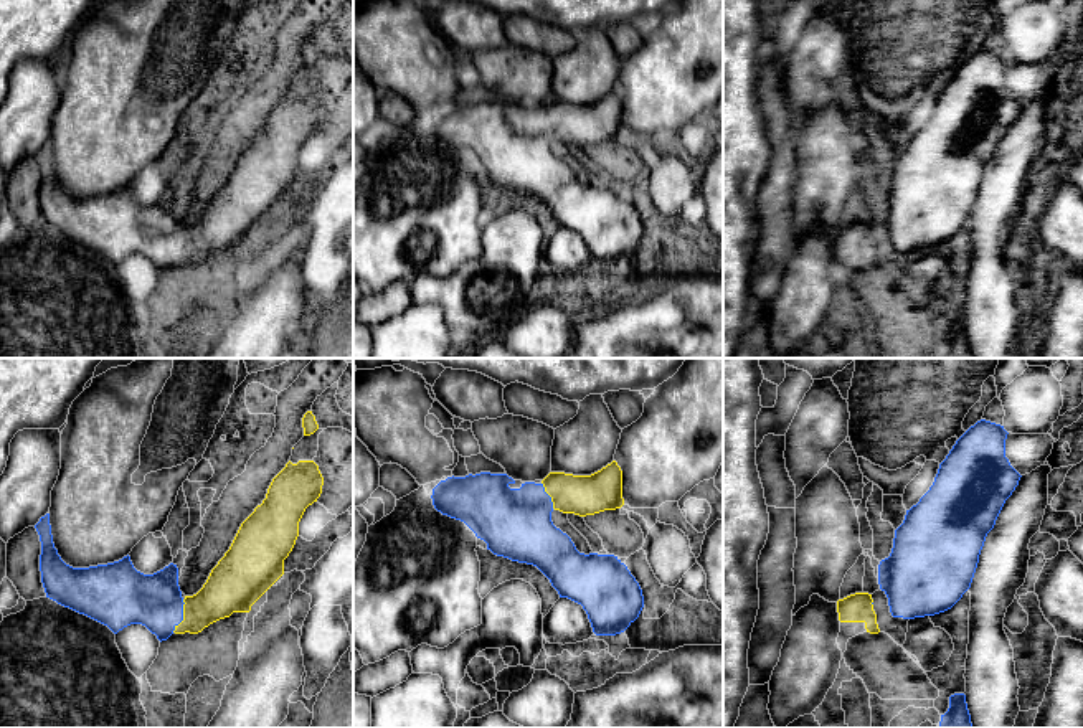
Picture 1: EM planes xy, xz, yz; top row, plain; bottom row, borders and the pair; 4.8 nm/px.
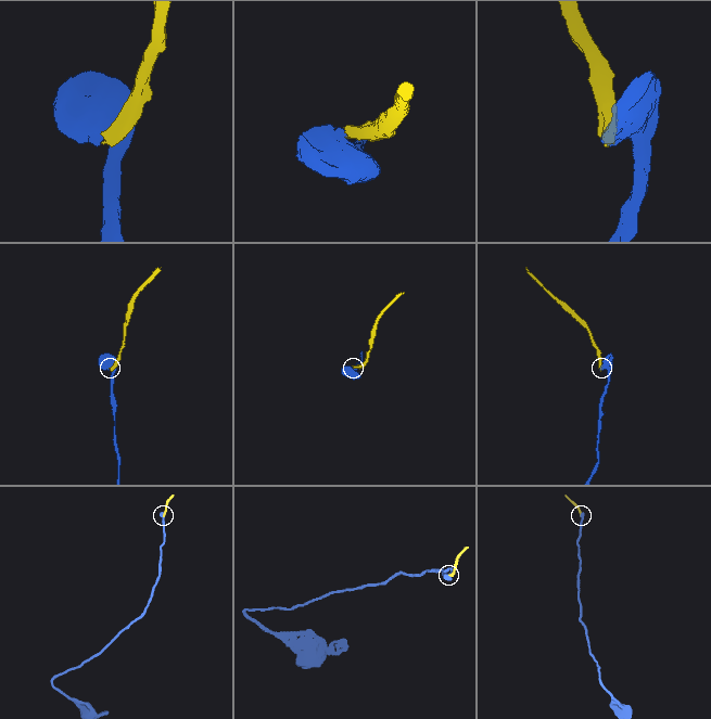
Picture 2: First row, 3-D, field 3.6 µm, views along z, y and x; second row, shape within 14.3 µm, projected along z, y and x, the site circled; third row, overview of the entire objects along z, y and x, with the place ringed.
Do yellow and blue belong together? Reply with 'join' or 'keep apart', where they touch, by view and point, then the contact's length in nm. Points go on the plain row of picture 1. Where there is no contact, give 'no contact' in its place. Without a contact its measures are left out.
join; contact xy (184, 246); length 170 nm

